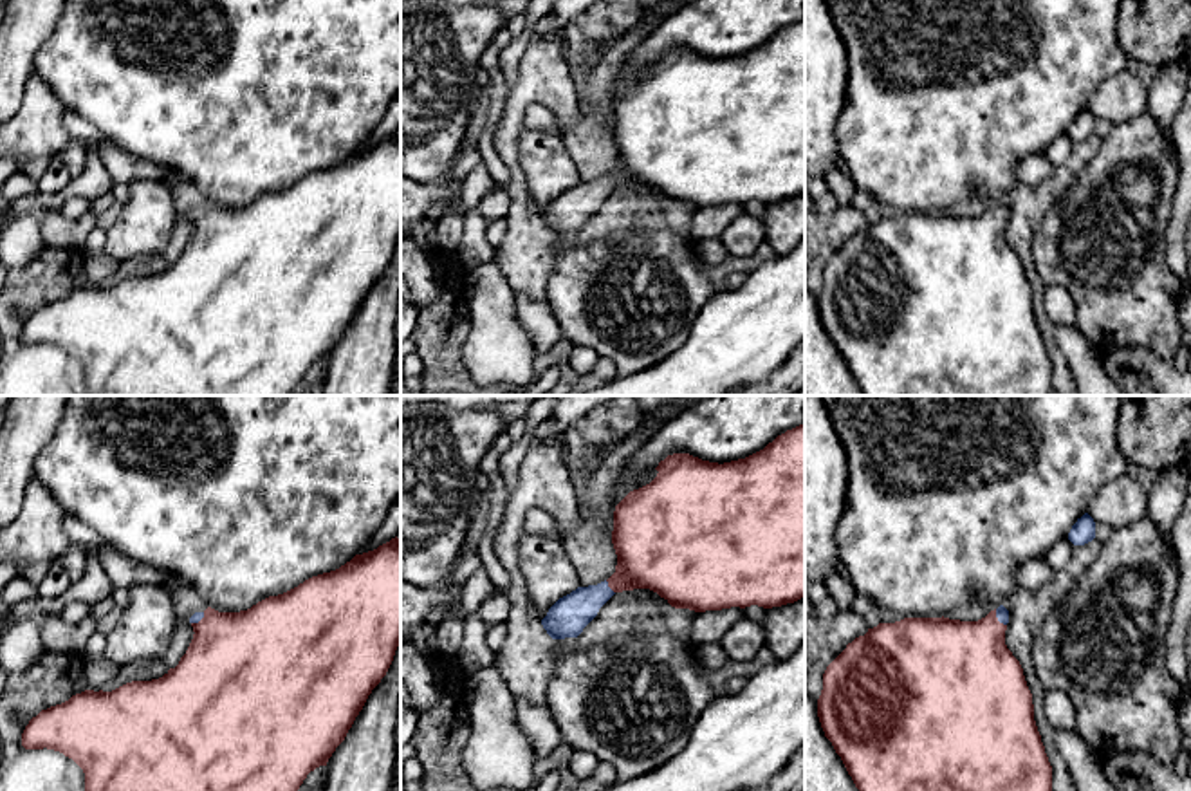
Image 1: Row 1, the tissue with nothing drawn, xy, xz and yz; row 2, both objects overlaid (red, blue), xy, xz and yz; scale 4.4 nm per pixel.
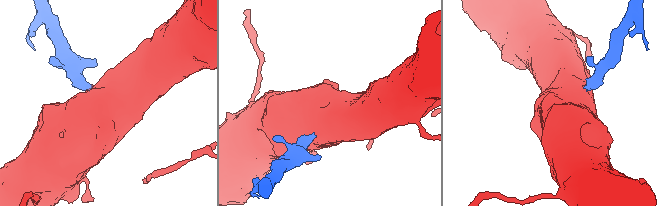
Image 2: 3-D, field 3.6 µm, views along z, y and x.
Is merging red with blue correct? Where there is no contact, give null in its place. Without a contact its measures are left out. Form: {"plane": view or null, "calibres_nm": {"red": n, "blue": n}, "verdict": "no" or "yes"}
{"plane": "xz", "calibres_nm": {"red": 320, "blue": 170}, "verdict": "yes"}

